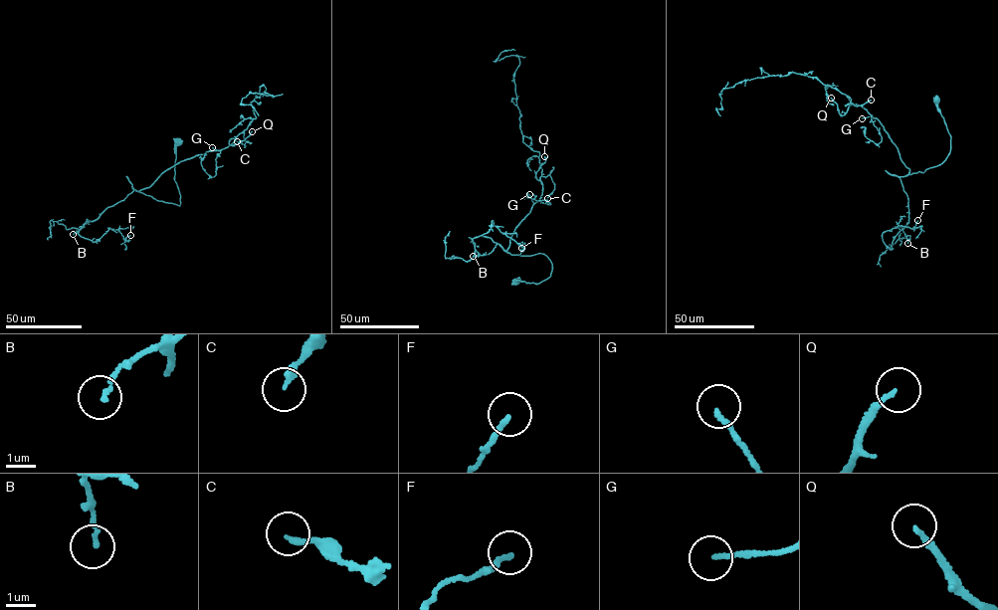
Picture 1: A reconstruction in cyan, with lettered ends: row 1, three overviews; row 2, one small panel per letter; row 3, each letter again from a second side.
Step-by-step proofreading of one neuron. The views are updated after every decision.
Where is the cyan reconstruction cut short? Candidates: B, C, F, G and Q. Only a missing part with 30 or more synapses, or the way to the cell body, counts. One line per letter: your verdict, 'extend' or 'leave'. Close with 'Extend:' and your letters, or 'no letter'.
B: leave
C: leave
F: leave
G: extend
Q: extend
Extend: G, Q

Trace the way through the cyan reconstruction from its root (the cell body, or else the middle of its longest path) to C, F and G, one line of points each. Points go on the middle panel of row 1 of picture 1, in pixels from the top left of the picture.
C: (517, 282), (551, 275), (543, 254), (504, 251), (549, 175), (547, 198)
F: (517, 282), (549, 277), (546, 256), (510, 254), (498, 243), (481, 255), (472, 239), (493, 220), (521, 248)
G: (517, 282), (539, 283), (552, 269), (543, 254), (504, 251), (531, 208), (529, 194)

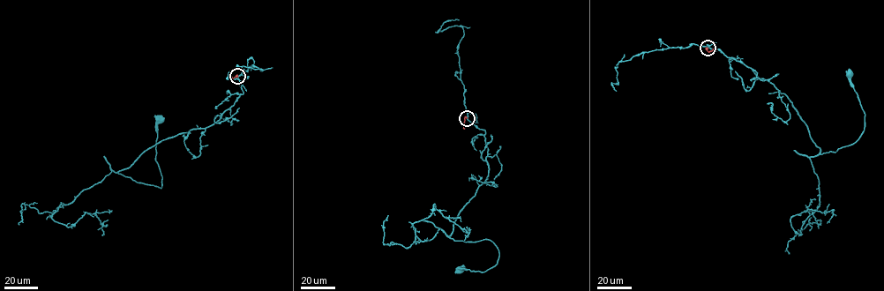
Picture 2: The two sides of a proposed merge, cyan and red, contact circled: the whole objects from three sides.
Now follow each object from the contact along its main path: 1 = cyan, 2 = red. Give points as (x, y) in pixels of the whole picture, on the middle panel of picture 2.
1: (467, 118), (485, 131), (488, 175), (448, 236), (471, 242), (490, 240), (499, 255), (486, 271), (461, 270)
2: (467, 118), (464, 118), (464, 129)

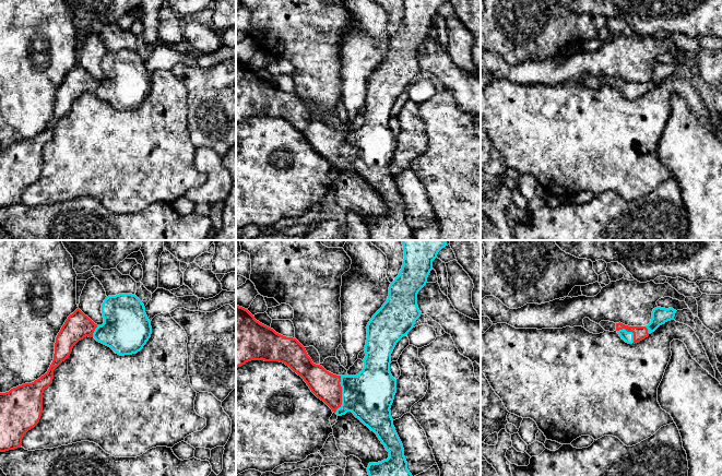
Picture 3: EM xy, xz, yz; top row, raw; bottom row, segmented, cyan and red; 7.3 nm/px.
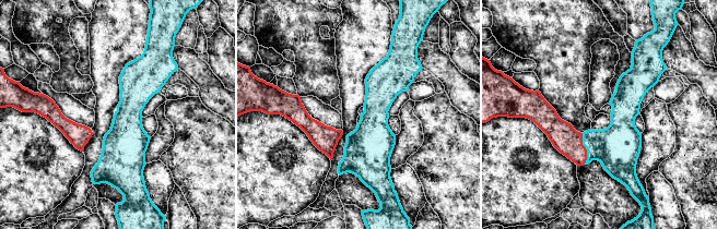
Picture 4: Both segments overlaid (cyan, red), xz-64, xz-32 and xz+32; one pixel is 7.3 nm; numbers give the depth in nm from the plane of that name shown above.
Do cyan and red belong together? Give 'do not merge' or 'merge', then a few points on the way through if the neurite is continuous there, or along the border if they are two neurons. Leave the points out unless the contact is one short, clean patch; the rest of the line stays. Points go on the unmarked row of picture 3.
merge; runs through xz (369, 150), (342, 150), (326, 141)

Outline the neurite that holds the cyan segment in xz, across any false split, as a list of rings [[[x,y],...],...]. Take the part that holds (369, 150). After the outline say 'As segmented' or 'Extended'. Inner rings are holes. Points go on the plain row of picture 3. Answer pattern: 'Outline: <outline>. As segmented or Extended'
Outline: [[[403,0],[404,14],[399,31],[390,39],[389,51],[382,62],[372,71],[368,78],[367,95],[365,100],[366,111],[364,114],[364,123],[356,131],[336,131],[327,127],[322,121],[312,118],[305,103],[293,93],[286,93],[276,88],[273,84],[260,79],[245,63],[236,60],[236,123],[241,122],[251,116],[280,117],[288,121],[294,128],[300,131],[307,139],[311,147],[323,156],[338,171],[352,167],[365,181],[374,187],[386,205],[389,213],[378,218],[369,218],[367,227],[371,240],[415,240],[414,233],[407,225],[407,217],[404,212],[403,200],[393,181],[391,172],[391,160],[396,148],[396,135],[390,128],[391,109],[396,98],[414,83],[415,76],[422,68],[417,61],[417,49],[426,40],[427,33],[433,25],[433,16],[438,8],[447,0]]]. Extended

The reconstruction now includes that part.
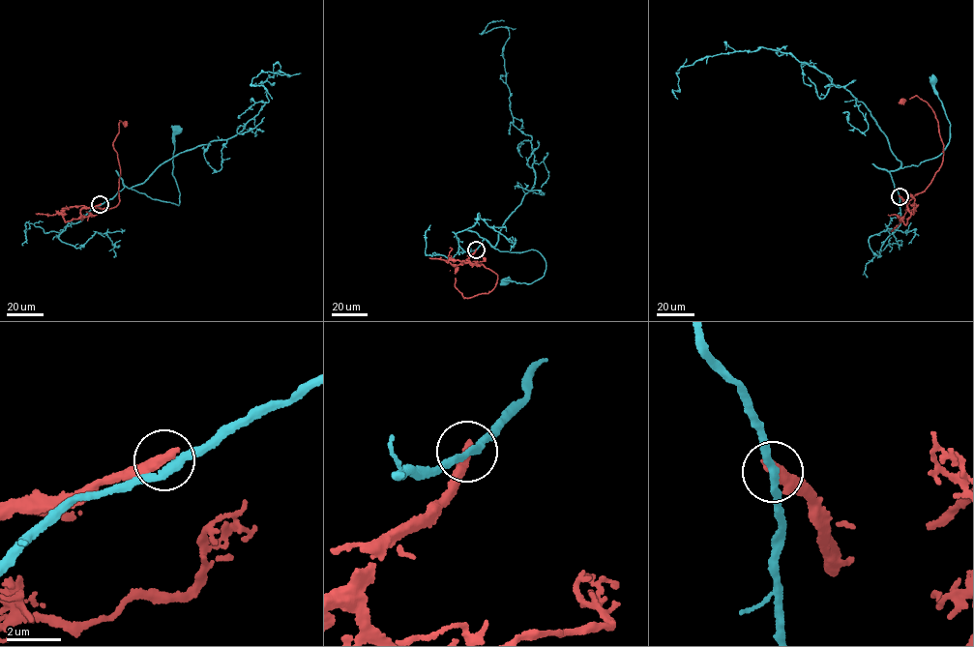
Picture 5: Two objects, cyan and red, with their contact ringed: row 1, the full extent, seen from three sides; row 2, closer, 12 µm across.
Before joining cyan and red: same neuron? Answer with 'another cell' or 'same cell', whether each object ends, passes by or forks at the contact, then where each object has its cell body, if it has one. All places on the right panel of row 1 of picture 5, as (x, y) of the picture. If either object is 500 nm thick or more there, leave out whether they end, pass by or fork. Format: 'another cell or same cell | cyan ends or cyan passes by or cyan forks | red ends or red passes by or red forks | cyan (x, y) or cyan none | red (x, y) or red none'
another cell | cyan passes by | red ends | cyan (933, 79) | red none

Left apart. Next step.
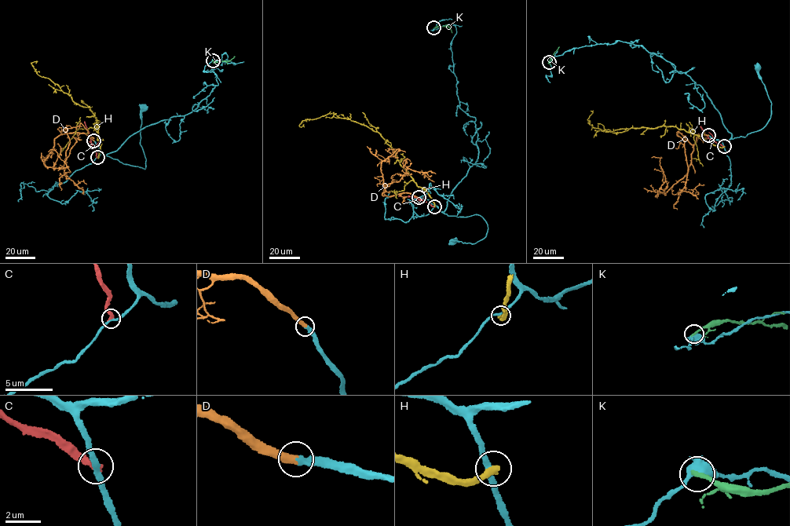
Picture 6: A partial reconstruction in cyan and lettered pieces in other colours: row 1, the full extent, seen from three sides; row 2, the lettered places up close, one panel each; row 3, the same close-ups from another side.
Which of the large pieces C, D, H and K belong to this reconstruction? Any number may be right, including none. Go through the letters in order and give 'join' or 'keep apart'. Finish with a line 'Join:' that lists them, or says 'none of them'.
C: keep apart
D: join
H: keep apart
K: keep apart
Join: D

